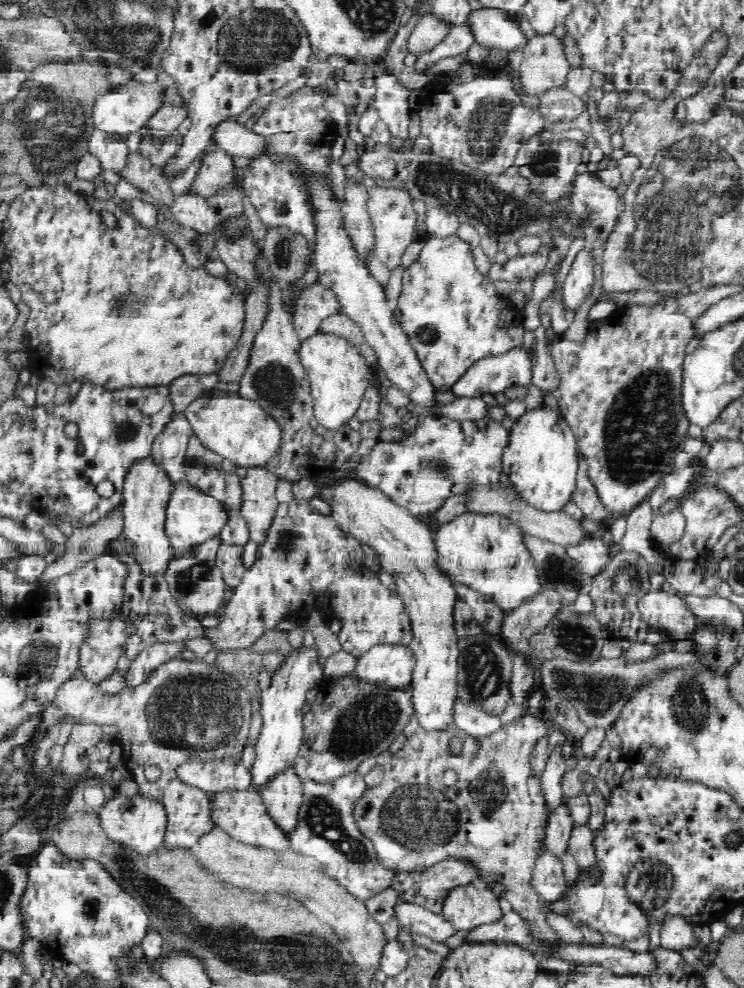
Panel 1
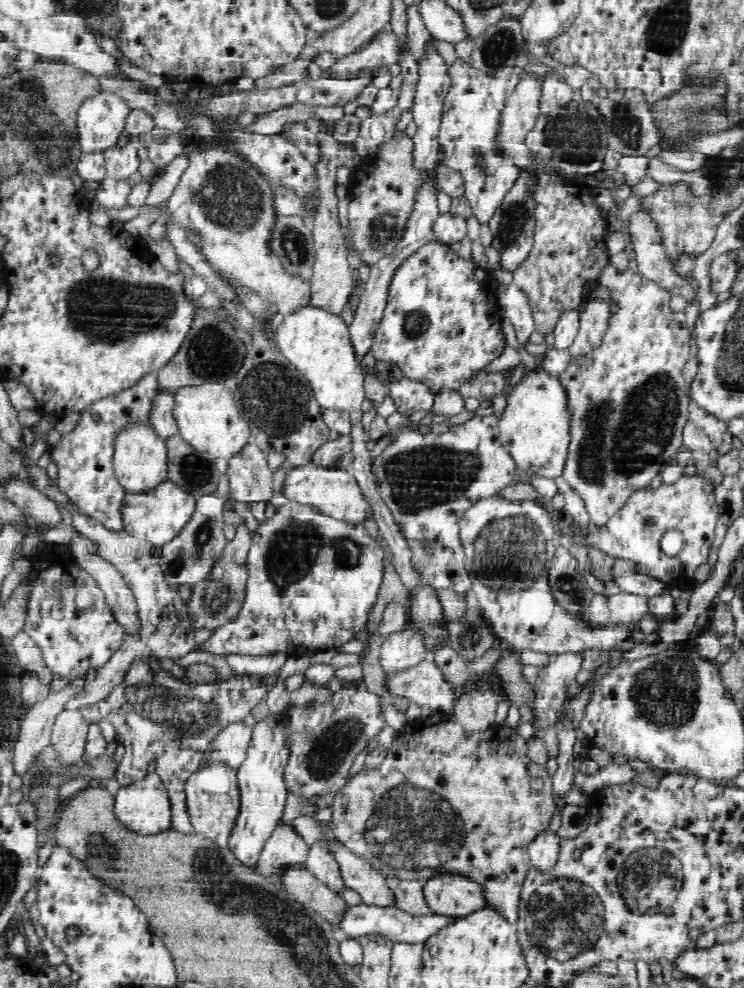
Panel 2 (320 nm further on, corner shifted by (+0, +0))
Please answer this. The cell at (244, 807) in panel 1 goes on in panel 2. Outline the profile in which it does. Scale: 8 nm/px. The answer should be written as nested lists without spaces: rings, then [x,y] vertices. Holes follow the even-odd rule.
[[[206,764],[200,772],[189,776],[187,783],[188,811],[195,833],[212,839],[220,847],[229,847],[239,822],[241,795],[236,770],[224,765]]]

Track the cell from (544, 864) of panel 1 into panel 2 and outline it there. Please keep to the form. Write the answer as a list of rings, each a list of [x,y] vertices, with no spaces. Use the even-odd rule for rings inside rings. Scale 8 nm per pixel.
[[[548,830],[532,841],[528,850],[531,867],[542,873],[554,869],[559,860],[562,839]]]

